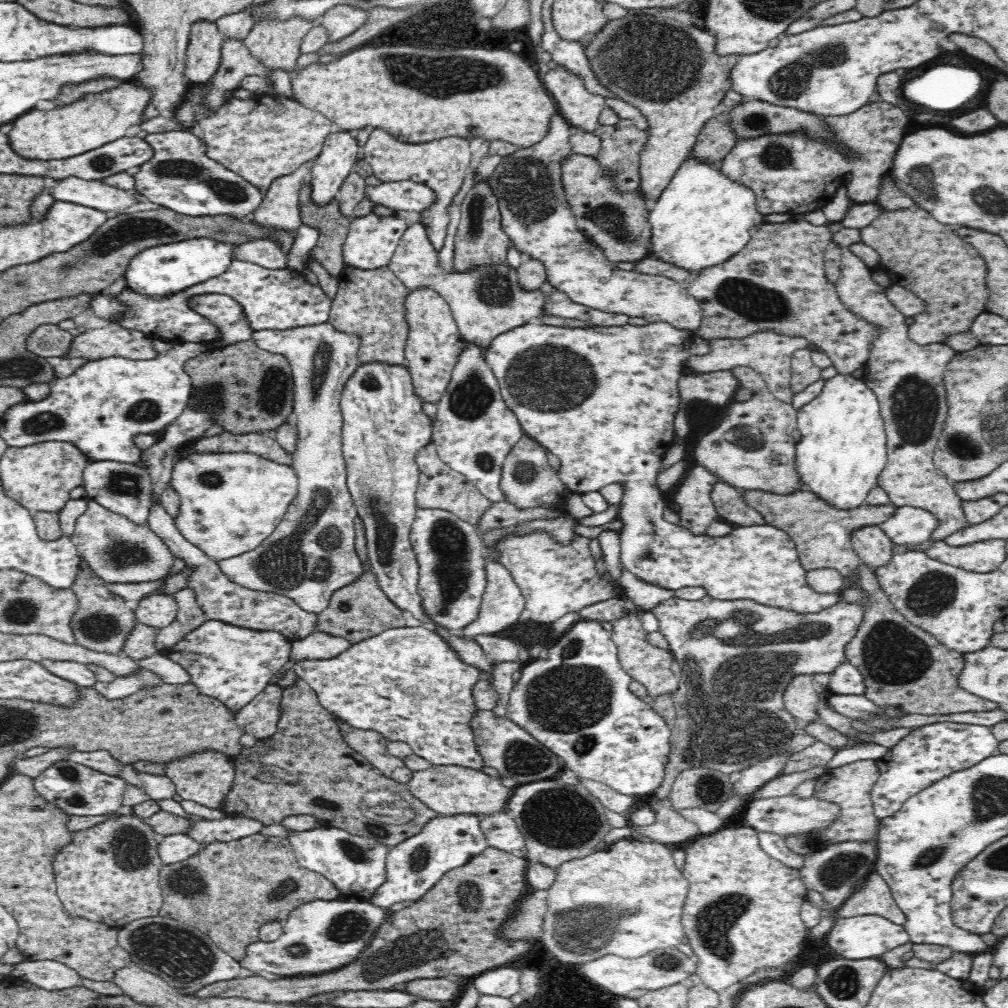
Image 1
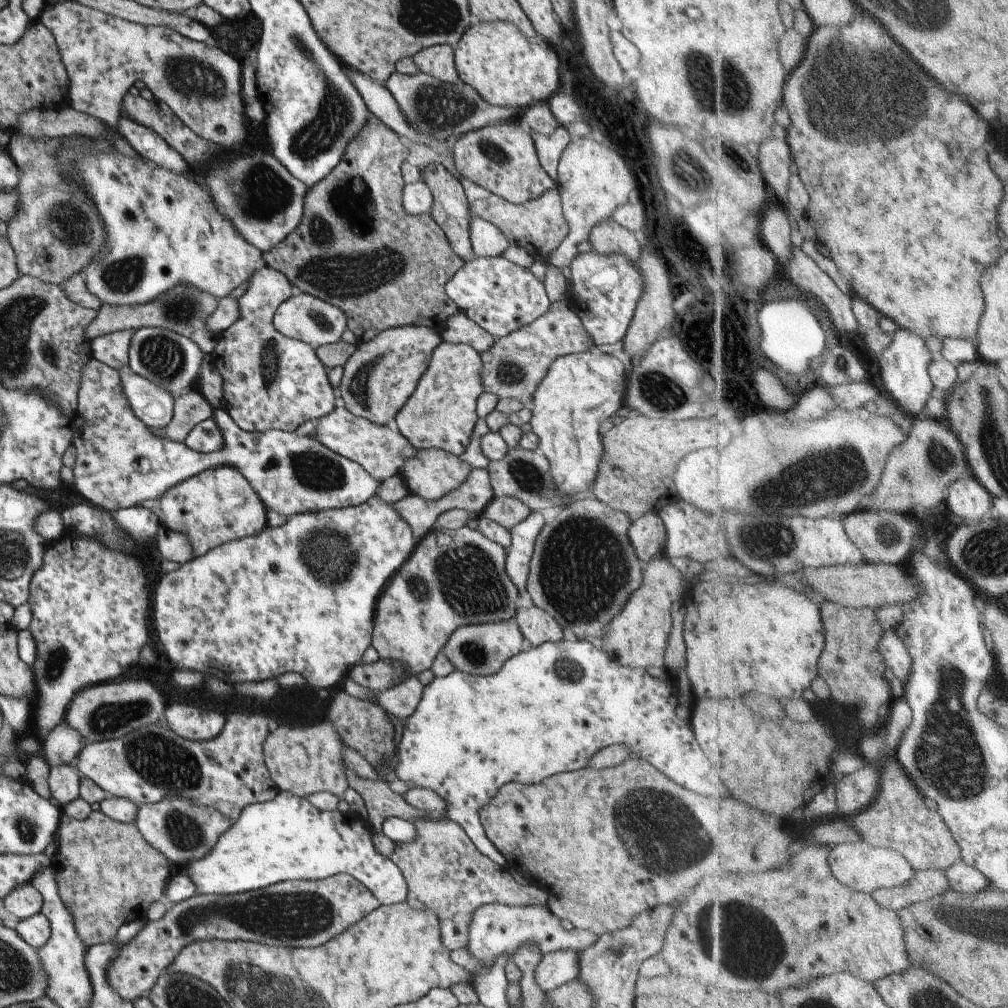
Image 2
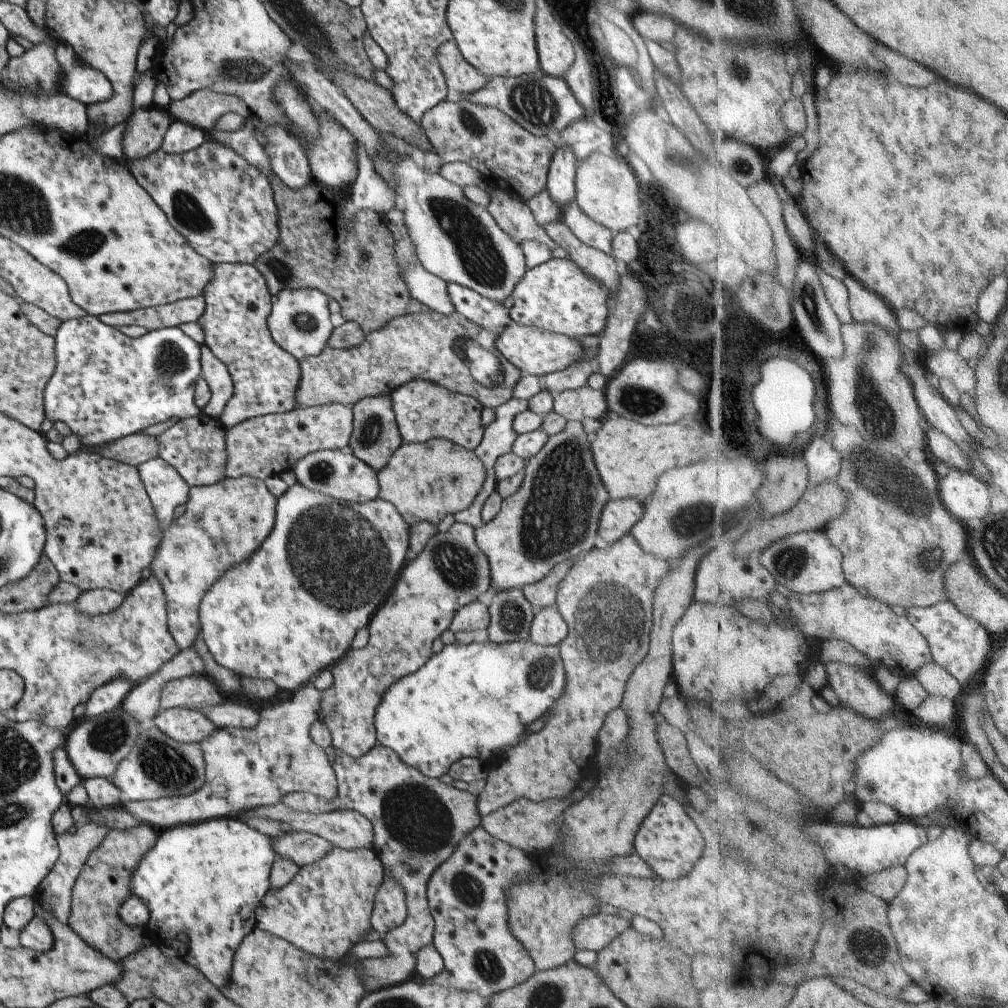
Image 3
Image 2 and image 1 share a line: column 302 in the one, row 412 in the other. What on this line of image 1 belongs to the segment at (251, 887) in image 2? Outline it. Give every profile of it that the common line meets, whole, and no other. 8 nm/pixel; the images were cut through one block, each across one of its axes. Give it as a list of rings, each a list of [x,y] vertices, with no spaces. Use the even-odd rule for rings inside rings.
[[[837,373],[825,380],[820,396],[797,410],[797,427],[800,440],[795,446],[794,462],[800,484],[838,510],[854,510],[864,505],[887,461],[887,434],[874,392],[861,378]]]

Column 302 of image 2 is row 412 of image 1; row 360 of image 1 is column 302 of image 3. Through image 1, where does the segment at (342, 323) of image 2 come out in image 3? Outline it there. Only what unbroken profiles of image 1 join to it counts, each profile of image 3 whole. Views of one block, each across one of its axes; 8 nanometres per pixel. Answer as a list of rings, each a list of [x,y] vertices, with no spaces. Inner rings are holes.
[[[283,289],[276,297],[277,300],[271,304],[271,313],[266,319],[273,344],[298,361],[307,356],[317,356],[326,346],[332,330],[327,308],[328,298],[317,289]]]

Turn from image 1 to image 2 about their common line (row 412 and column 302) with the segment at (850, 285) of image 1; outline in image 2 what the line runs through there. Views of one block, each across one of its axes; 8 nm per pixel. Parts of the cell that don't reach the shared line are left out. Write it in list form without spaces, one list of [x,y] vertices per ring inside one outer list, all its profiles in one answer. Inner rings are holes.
[[[341,873],[336,874],[326,879],[321,879],[318,881],[281,881],[280,883],[275,883],[265,888],[260,888],[254,891],[247,891],[242,893],[235,893],[230,895],[203,895],[201,893],[195,893],[185,900],[169,904],[165,914],[161,916],[158,920],[148,921],[145,920],[144,927],[140,928],[137,936],[125,943],[114,956],[112,963],[108,964],[108,970],[106,976],[108,978],[108,985],[117,993],[117,996],[121,997],[121,1000],[132,1003],[136,998],[141,996],[146,996],[148,990],[155,984],[157,977],[163,974],[163,971],[173,962],[173,959],[177,956],[177,953],[185,945],[198,940],[207,939],[221,939],[224,941],[232,940],[242,940],[242,941],[253,941],[256,943],[266,944],[274,947],[316,947],[329,939],[332,939],[335,935],[343,932],[347,927],[355,924],[358,920],[361,920],[369,911],[375,910],[380,905],[380,902],[369,892],[368,888],[365,888],[358,880],[355,880],[352,876],[348,874]]]

